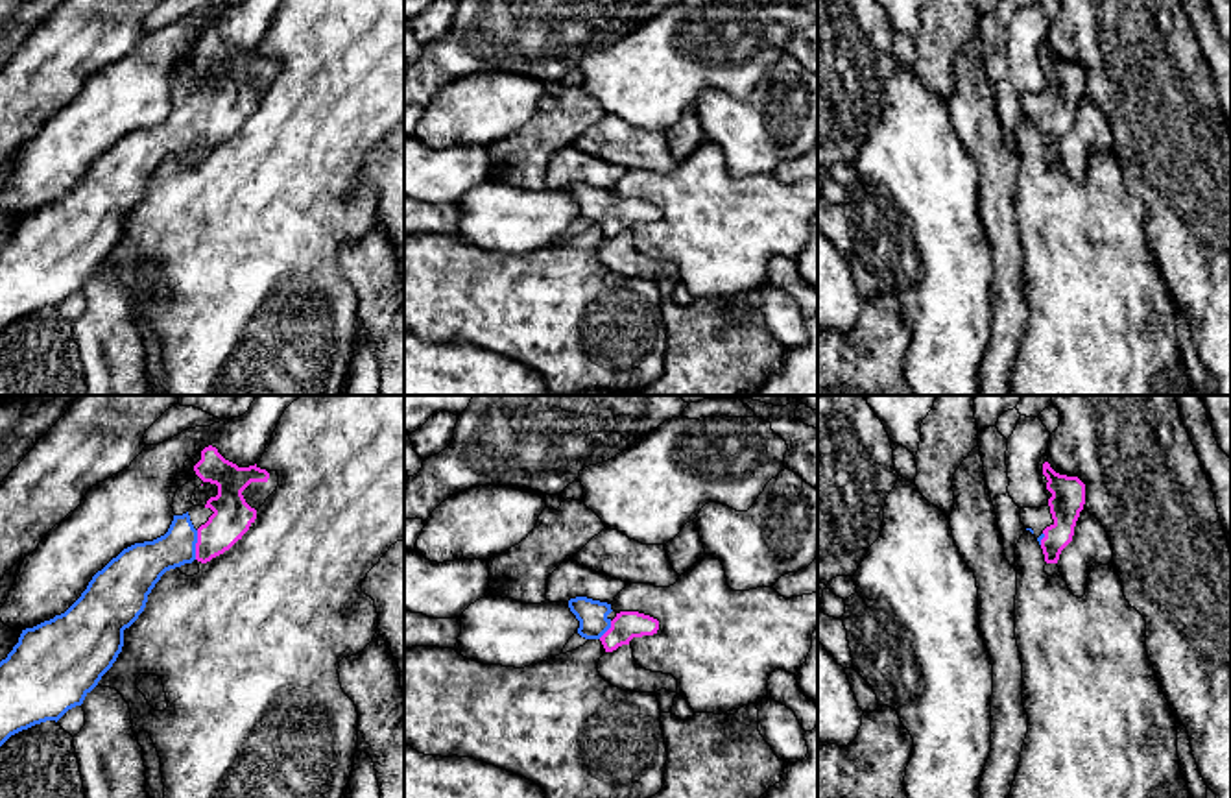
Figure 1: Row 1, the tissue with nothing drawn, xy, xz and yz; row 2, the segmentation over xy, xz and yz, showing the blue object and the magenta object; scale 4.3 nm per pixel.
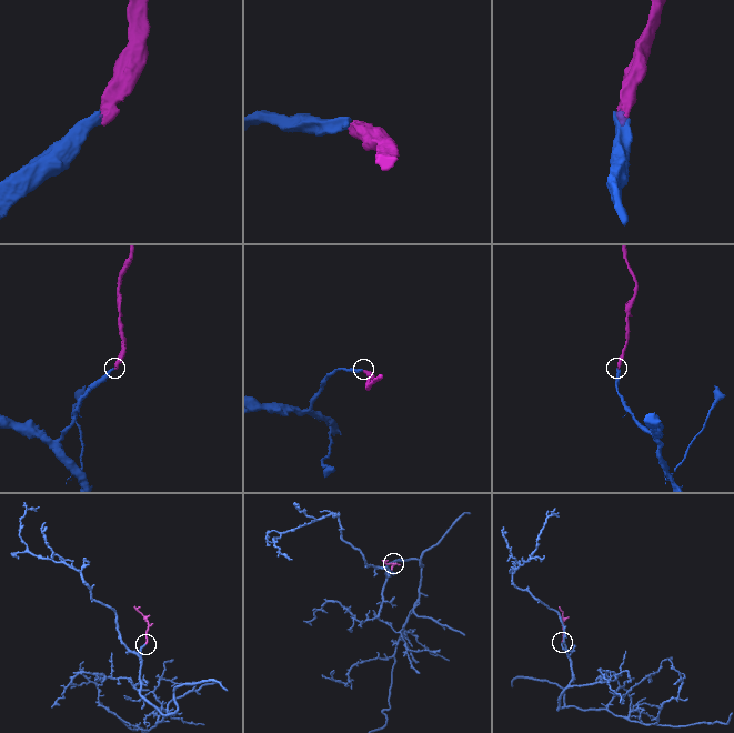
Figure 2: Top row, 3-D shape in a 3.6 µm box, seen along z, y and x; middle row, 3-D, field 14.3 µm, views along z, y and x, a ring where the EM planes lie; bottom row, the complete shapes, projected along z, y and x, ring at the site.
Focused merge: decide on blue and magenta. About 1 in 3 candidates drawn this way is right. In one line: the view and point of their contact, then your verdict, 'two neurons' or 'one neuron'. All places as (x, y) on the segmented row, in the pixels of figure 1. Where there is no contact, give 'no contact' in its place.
xy (194, 545) | one neuron

